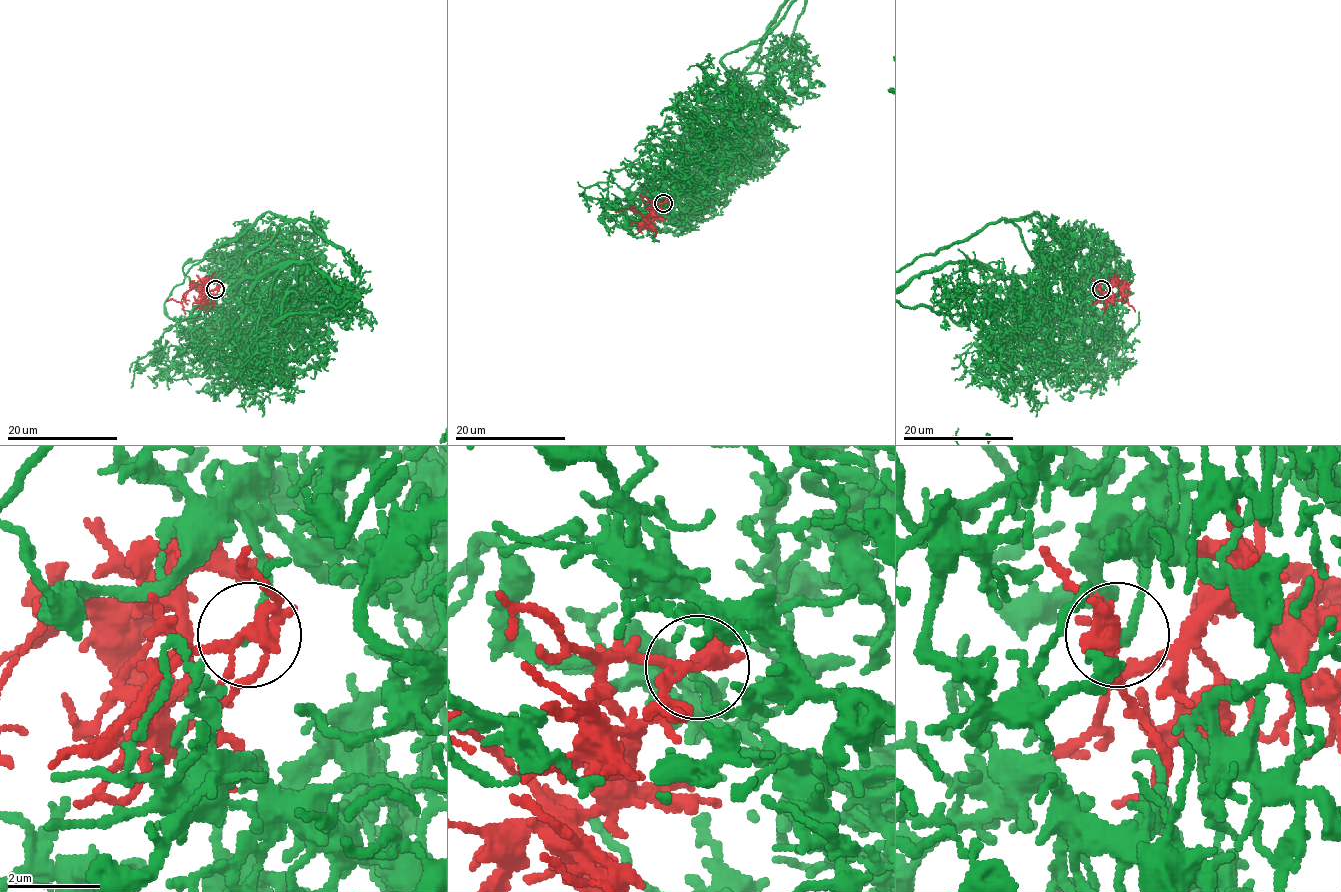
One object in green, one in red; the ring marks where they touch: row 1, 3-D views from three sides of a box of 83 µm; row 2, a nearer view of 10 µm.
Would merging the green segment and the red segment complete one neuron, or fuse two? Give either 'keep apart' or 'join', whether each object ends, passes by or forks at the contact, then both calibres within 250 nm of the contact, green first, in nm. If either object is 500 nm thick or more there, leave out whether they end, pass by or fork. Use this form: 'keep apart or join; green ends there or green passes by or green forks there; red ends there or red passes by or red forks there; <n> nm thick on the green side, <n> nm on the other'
join; green ends there; red forks there; 190 nm thick on the green side, 260 nm on the other

